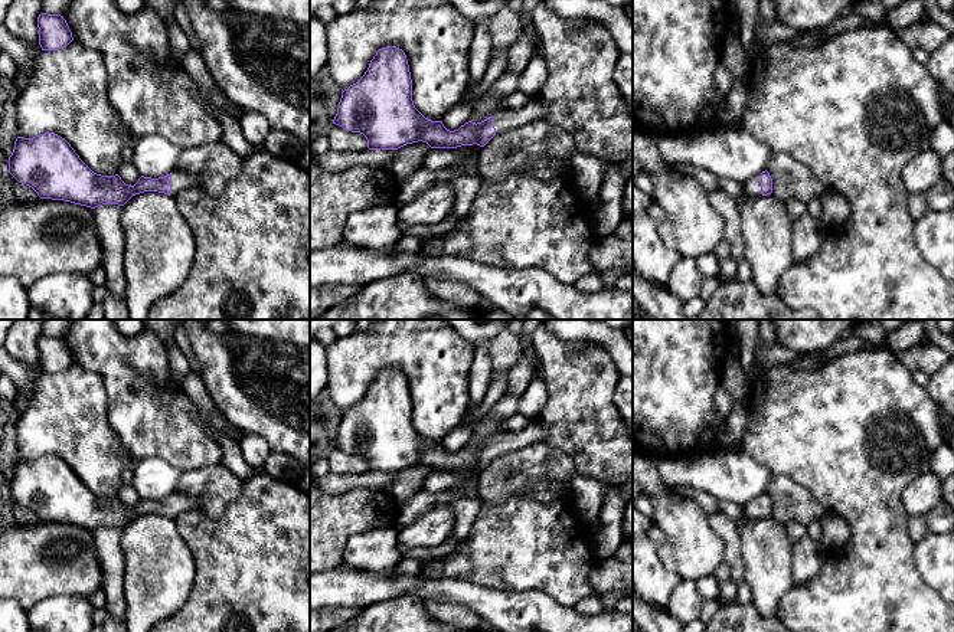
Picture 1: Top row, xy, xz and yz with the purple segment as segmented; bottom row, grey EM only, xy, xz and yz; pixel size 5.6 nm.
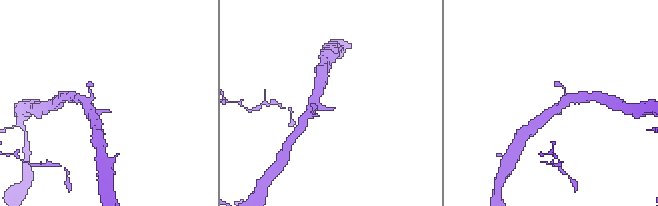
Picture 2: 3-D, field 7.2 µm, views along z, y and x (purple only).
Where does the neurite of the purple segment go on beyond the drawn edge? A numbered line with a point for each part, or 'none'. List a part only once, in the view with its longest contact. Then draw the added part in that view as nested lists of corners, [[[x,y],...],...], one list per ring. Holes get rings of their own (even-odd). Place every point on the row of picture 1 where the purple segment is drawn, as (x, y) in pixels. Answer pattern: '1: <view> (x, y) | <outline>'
1: xy (180, 180) | [[[174,170],[171,173],[171,193],[170,196],[174,197],[177,193],[197,187],[199,186],[199,179],[187,171],[182,170]]]

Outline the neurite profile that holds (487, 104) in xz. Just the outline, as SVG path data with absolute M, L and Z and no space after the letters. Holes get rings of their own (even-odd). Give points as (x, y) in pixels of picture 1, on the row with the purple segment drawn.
M487 89L474 104L468 121L477 124L487 119L489 117L493 117L496 112L504 109L503 98L504 96L497 96L490 89Z

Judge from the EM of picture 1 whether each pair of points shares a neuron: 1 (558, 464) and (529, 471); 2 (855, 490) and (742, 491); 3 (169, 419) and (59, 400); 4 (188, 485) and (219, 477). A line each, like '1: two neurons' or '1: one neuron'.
1: one neuron
2: two neurons
3: two neurons
4: one neuron

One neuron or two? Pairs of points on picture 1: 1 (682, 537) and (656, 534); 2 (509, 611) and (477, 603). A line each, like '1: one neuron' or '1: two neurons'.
1: two neurons
2: one neuron

